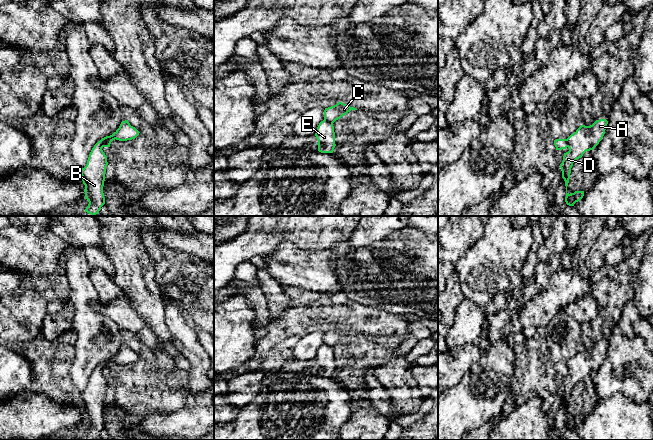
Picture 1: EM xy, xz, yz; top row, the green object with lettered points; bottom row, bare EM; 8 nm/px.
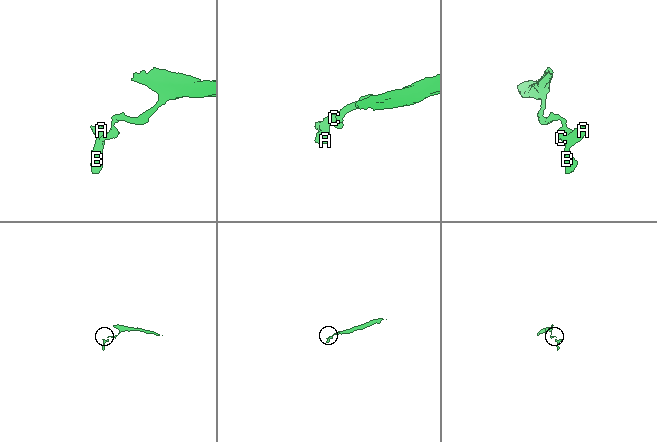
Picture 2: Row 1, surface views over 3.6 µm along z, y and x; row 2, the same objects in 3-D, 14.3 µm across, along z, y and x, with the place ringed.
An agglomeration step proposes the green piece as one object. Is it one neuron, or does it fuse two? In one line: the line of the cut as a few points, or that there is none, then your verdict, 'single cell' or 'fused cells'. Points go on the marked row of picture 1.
cut xy (108, 136), (108, 139), (102, 146); fused cells

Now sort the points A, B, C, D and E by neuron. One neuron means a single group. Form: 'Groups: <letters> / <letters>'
Groups: A B D E / C

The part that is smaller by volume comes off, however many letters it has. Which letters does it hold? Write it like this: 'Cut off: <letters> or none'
Cut off: A, B, D, E

